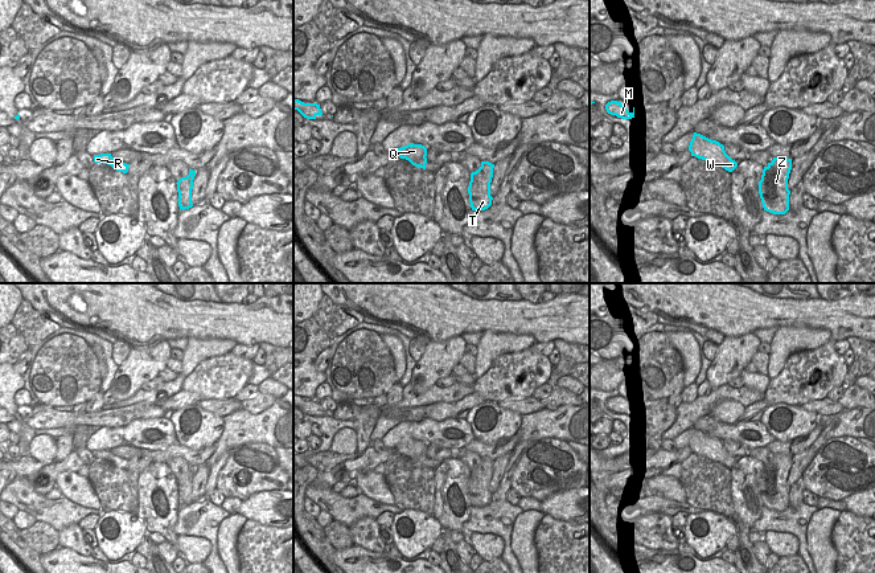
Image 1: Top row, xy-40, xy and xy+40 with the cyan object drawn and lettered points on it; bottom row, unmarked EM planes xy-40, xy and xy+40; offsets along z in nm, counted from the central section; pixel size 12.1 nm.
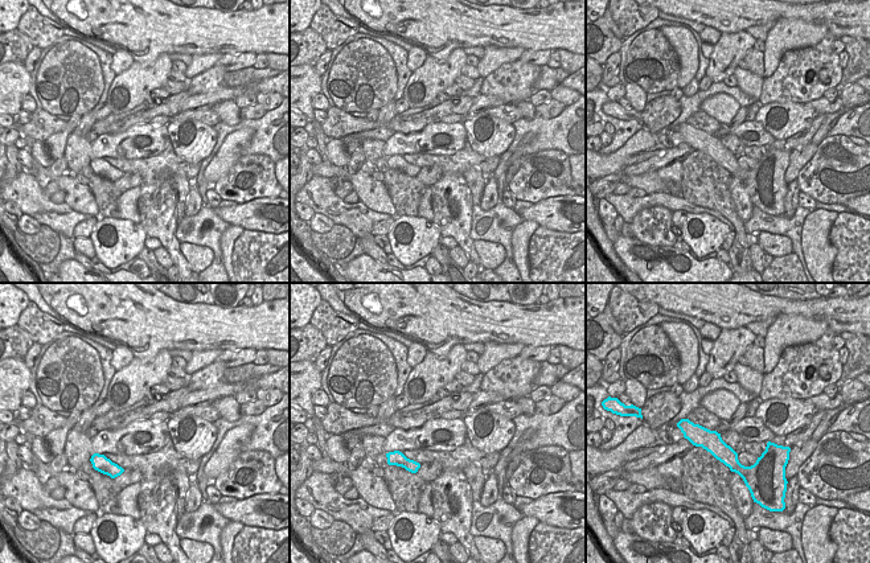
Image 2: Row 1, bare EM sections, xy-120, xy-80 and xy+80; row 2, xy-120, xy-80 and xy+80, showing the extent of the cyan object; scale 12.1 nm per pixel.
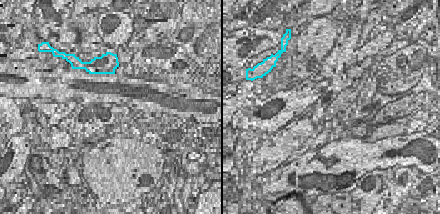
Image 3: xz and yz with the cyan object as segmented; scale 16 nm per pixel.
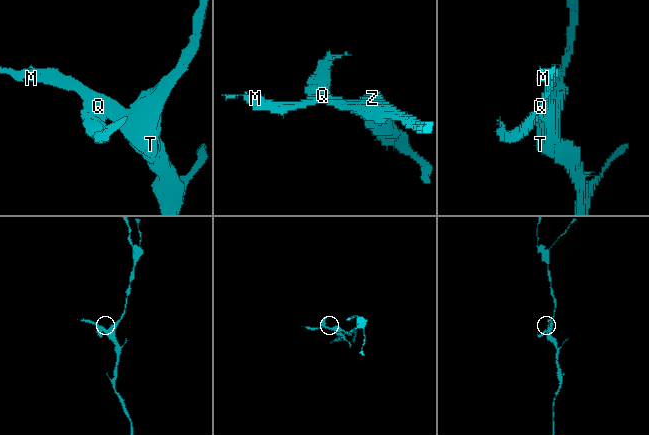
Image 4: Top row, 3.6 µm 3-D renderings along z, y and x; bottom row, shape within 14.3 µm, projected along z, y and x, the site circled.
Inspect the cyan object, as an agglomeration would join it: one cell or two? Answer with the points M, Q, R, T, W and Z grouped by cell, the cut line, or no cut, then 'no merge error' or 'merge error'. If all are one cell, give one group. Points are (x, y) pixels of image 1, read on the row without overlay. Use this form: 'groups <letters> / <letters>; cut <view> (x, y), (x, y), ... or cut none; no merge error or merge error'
groups M Q T W Z / R; cut xy+40 (691, 436), (691, 441), (706, 455), (717, 461); merge error

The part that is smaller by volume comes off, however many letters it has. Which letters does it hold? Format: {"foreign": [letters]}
{"foreign": ["R"]}

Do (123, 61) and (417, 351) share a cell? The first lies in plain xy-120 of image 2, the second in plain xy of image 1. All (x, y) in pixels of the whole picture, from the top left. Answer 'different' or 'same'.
same

